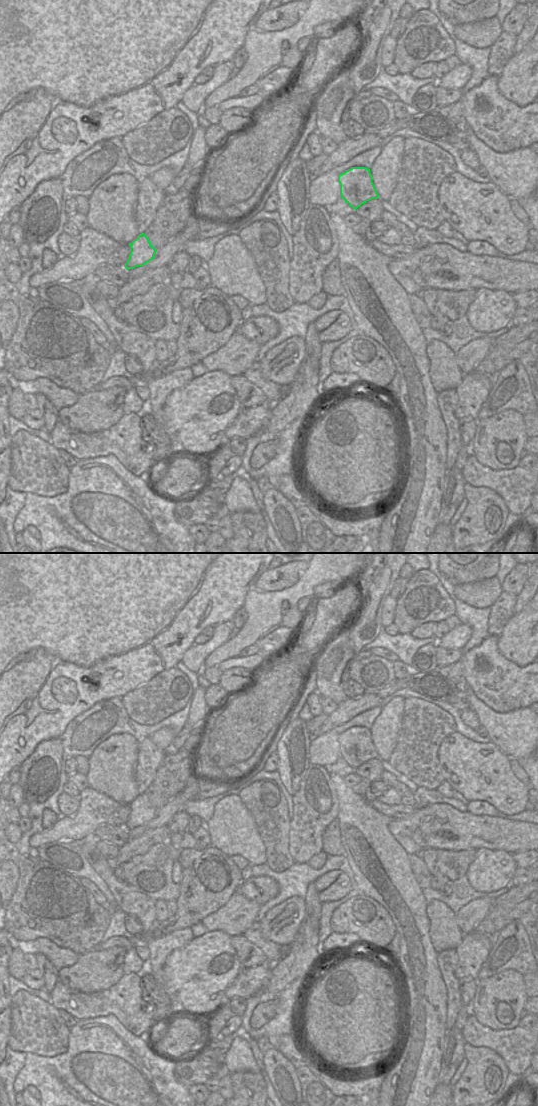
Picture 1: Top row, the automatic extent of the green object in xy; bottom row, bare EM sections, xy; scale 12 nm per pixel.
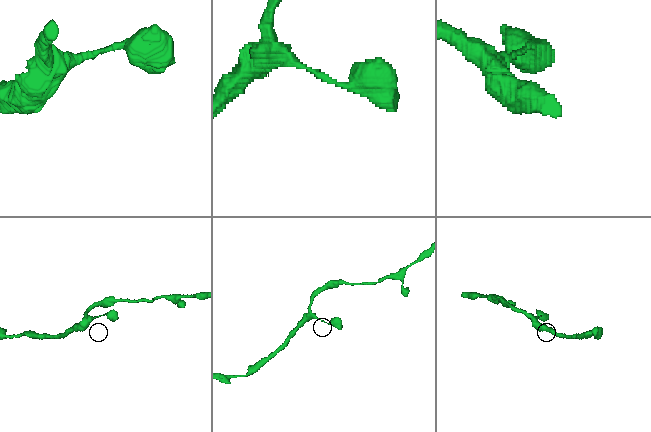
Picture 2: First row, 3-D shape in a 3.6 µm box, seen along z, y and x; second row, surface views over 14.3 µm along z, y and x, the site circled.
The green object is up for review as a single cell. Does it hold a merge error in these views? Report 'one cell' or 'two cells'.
one cell

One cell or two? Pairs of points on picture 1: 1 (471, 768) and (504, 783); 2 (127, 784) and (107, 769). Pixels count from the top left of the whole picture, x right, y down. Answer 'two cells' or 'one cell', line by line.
1: one cell
2: one cell

